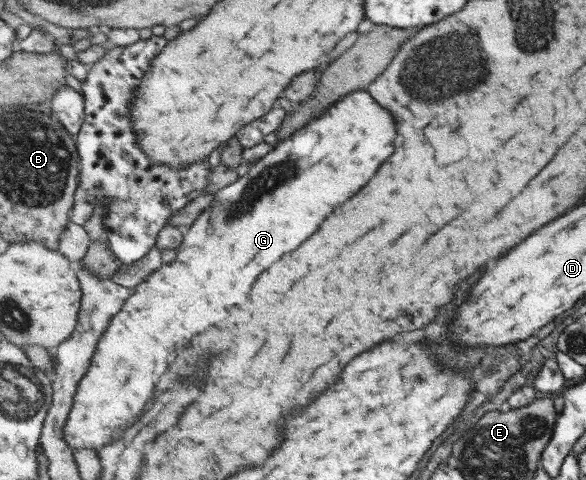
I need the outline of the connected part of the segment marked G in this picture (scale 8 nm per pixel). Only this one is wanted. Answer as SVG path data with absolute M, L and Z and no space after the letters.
M350 93L345 97L335 102L332 106L323 110L320 116L316 119L312 119L304 128L297 130L290 137L285 138L283 141L272 146L272 149L262 158L253 162L246 175L241 176L236 182L225 185L217 193L215 198L198 216L198 218L189 226L187 233L184 235L183 243L177 248L176 258L171 263L164 263L154 271L140 284L138 284L134 290L133 295L127 300L127 303L123 306L123 310L120 310L120 314L112 318L112 324L108 326L108 332L104 334L103 340L99 344L99 349L96 350L95 357L92 359L91 368L88 369L88 374L82 382L80 382L80 388L75 394L75 404L72 407L68 424L65 426L65 438L69 444L70 449L96 449L106 446L112 436L126 424L130 422L134 416L142 414L142 410L146 408L146 404L150 402L150 396L154 394L156 390L156 384L160 382L162 376L156 376L156 374L166 374L172 366L172 362L168 360L174 360L190 342L196 334L202 334L206 332L210 326L214 326L216 322L224 320L228 316L228 310L230 306L236 306L236 304L244 304L250 290L252 290L252 284L254 280L264 272L268 270L276 260L280 260L284 254L288 252L294 252L304 240L308 240L320 226L322 222L340 206L344 204L346 200L350 200L360 188L364 188L372 176L380 170L380 166L396 152L396 138L398 138L398 132L396 132L396 118L392 116L392 112L385 106L382 106L377 100L370 99L365 93Z

